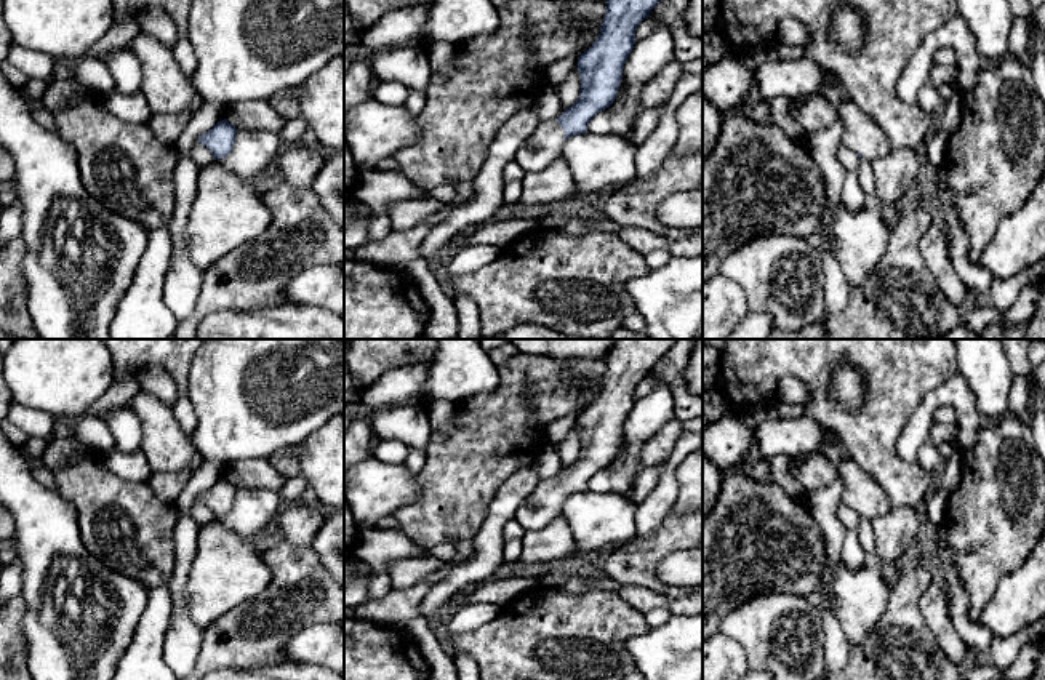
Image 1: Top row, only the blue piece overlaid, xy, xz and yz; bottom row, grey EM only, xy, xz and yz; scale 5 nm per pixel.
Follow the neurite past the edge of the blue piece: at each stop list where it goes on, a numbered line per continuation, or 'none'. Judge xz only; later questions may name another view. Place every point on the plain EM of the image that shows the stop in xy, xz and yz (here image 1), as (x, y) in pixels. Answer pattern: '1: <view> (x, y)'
1: xz (544, 504)

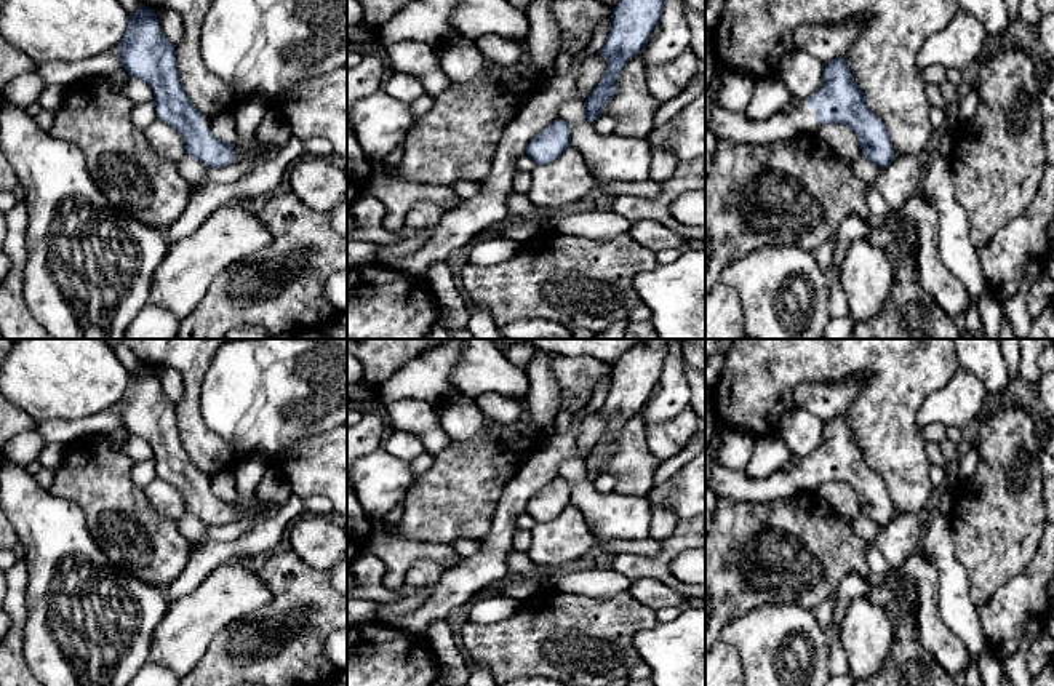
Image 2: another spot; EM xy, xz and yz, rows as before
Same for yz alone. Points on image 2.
1: yz (800, 477)

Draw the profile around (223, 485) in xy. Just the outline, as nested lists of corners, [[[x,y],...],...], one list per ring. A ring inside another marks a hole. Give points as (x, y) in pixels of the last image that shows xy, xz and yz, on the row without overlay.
[[[224,470],[213,475],[210,478],[210,488],[216,497],[230,501],[234,504],[234,510],[235,510],[234,521],[243,520],[246,516],[254,516],[256,513],[261,513],[262,510],[267,510],[270,507],[270,501],[261,497],[259,494],[253,499],[245,499],[237,491],[232,470]]]

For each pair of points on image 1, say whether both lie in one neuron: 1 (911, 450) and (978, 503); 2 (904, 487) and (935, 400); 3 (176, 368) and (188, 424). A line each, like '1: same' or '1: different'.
1: different
2: different
3: same

